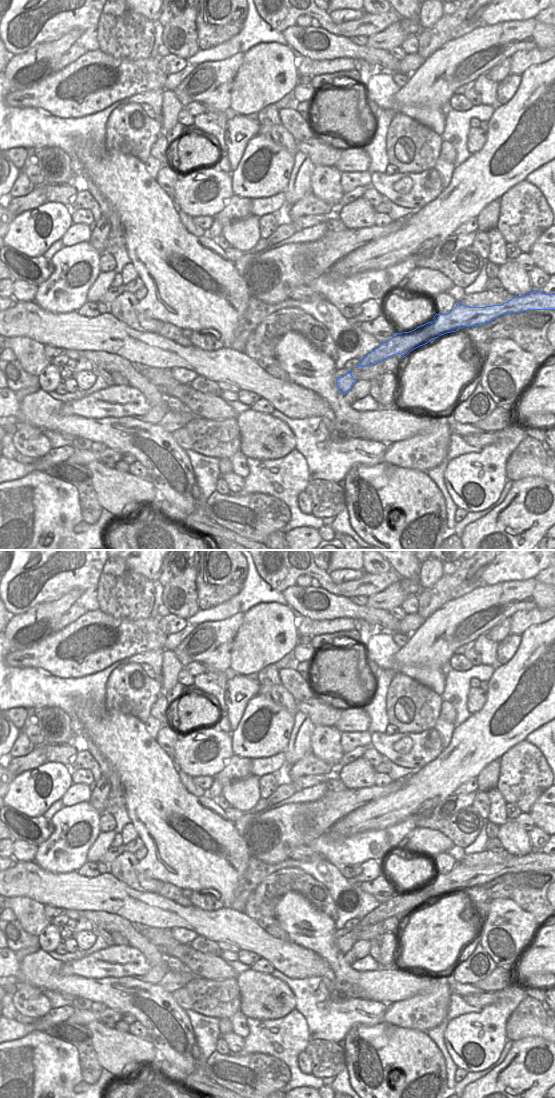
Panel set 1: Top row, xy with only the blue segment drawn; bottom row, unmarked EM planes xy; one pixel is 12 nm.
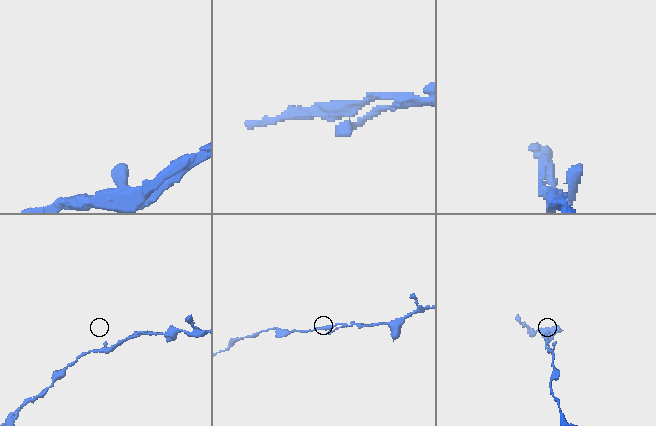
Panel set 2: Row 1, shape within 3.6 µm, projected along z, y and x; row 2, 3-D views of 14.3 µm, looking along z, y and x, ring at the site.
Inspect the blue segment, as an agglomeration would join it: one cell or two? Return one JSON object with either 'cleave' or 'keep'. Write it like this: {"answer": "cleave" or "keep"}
{"answer": "keep"}

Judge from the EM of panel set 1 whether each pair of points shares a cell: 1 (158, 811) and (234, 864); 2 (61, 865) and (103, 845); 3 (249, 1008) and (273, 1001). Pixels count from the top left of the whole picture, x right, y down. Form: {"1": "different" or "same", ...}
{"1": "same", "2": "different", "3": "same"}

